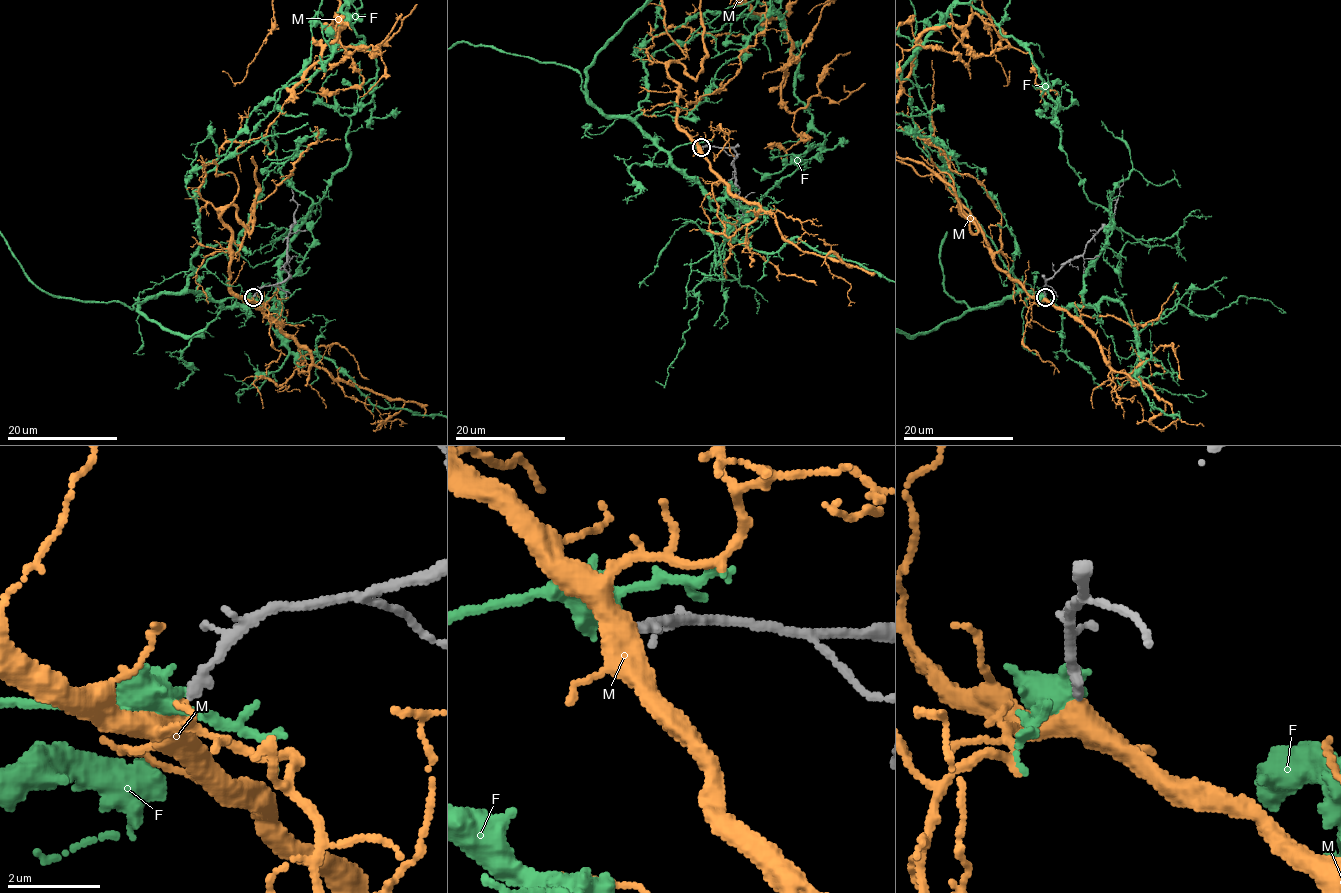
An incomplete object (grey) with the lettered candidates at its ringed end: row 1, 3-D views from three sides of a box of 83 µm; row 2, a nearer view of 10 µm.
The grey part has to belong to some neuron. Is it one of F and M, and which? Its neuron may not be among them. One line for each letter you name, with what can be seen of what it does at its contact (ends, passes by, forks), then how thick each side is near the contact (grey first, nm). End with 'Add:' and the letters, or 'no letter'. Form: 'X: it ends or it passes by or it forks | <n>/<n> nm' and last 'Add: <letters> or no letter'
M: it passes by | 240/420 nm
Add: M

